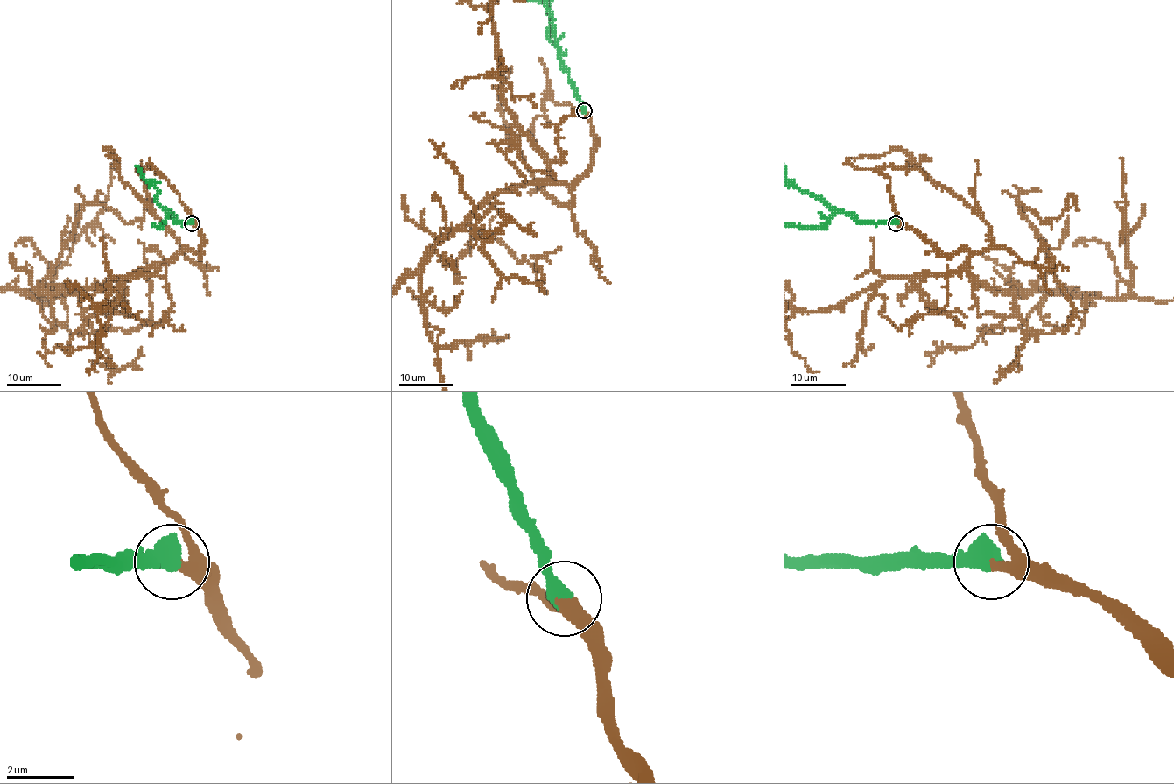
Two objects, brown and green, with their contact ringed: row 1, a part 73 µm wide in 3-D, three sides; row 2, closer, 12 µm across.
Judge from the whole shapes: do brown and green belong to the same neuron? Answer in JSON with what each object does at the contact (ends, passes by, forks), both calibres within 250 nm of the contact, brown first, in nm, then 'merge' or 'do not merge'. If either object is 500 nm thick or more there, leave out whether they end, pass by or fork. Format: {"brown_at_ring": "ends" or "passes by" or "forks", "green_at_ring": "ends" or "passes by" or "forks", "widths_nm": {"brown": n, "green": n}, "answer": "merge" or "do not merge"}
{"widths_nm": {"brown": 240, "green": 600}, "answer": "merge"}

